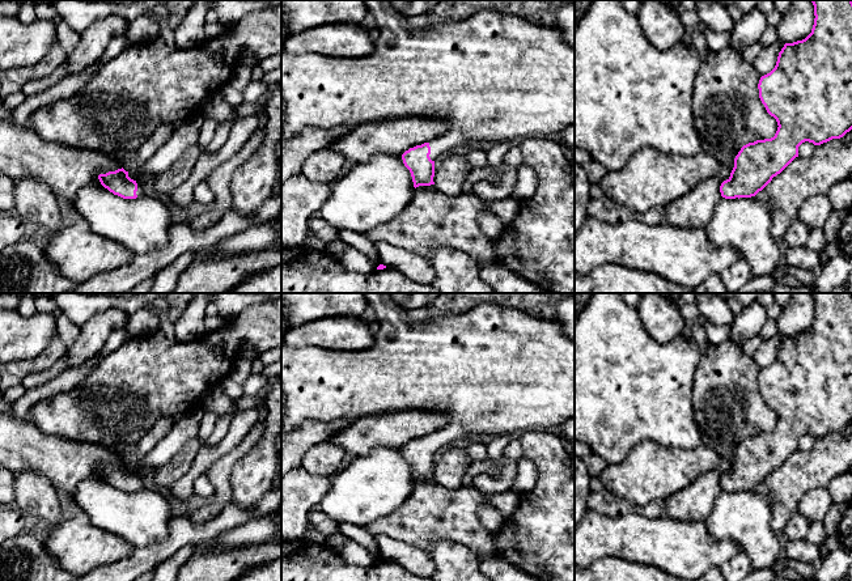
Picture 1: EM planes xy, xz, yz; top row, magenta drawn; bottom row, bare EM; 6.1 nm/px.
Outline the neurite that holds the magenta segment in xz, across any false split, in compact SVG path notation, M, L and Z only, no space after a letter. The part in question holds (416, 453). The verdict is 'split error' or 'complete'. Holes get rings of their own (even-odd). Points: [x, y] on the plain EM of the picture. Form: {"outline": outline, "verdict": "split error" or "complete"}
{"outline": "M364 293L364 297L380 322L370 348L343 352L281 343L281 438L306 421L330 423L340 417L359 419L400 411L444 412L448 421L440 429L402 448L416 482L435 478L435 453L459 438L541 431L575 419L575 340L552 319L535 318L496 304L480 304L465 314L448 314L436 322L414 322L389 293Z", "verdict": "split error"}

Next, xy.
{"outline": "M123 461L99 467L98 472L105 482L123 492L136 492L145 488L147 471L132 472Z", "verdict": "split error"}

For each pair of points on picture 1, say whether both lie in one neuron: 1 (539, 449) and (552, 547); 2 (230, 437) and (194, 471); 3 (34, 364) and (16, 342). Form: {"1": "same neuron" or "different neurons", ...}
{"1": "same neuron", "2": "same neuron", "3": "different neurons"}

